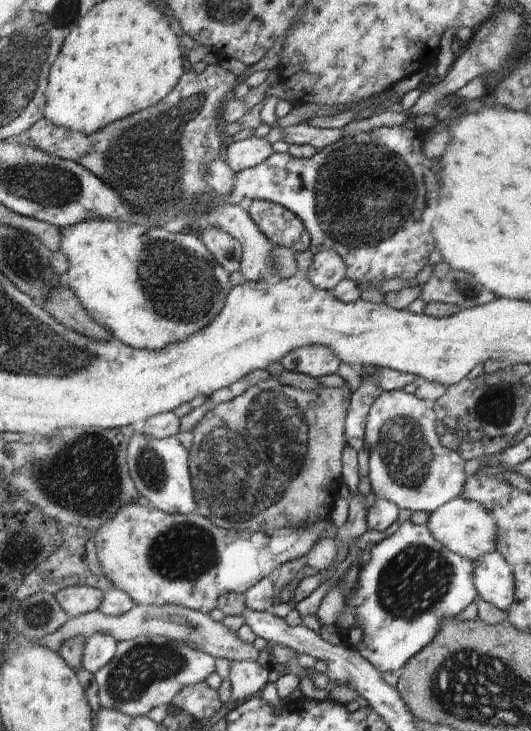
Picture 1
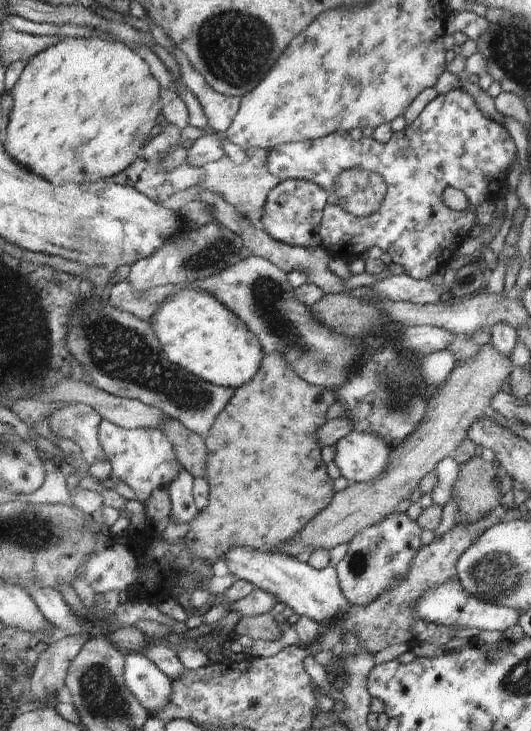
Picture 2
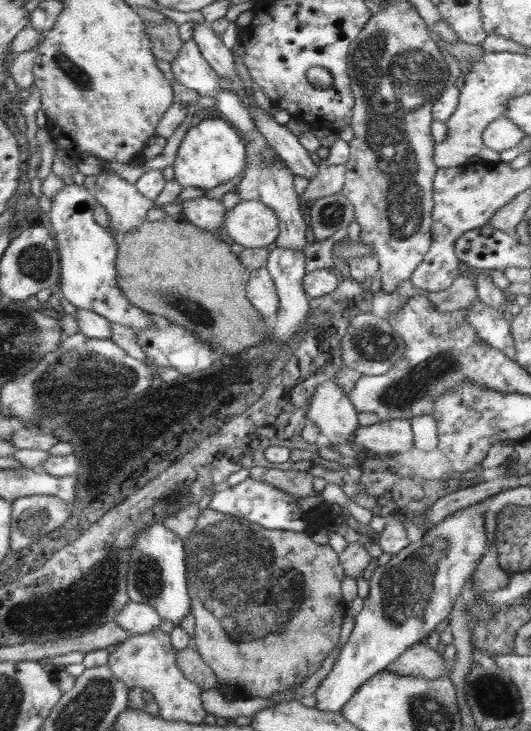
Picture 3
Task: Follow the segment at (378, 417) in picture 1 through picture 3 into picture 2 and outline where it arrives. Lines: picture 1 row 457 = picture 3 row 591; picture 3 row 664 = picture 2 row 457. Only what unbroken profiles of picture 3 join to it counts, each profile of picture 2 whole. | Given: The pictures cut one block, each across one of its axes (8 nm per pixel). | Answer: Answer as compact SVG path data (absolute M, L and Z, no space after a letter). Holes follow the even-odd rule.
M352 431L336 442L333 462L350 483L372 482L388 470L392 449L378 434Z

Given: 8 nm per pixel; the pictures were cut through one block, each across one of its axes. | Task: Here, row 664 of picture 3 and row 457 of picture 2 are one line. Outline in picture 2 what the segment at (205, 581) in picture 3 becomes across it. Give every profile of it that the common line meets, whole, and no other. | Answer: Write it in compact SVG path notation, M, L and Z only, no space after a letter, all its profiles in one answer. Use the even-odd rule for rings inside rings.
M280 354L263 356L258 374L235 389L230 402L214 418L204 438L208 506L189 523L190 531L185 537L196 558L213 565L230 546L273 551L282 542L292 542L292 538L296 538L296 534L332 502L333 480L323 460L318 430L329 421L328 409L335 400L332 390L308 384L294 374Z

